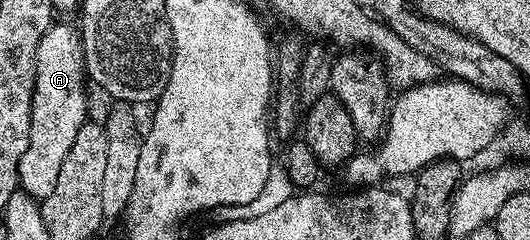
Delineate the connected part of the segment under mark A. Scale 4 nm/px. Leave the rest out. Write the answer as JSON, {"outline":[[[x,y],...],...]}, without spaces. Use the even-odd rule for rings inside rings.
{"outline":[[[54,23],[39,39],[39,48],[35,51],[35,87],[31,99],[31,135],[27,139],[27,151],[23,151],[23,159],[19,159],[17,183],[20,192],[43,199],[51,195],[59,180],[59,167],[63,167],[63,159],[67,159],[67,151],[71,151],[71,143],[75,143],[75,135],[79,135],[79,127],[86,124],[85,117],[85,52],[81,46],[81,35],[76,28]]]}

